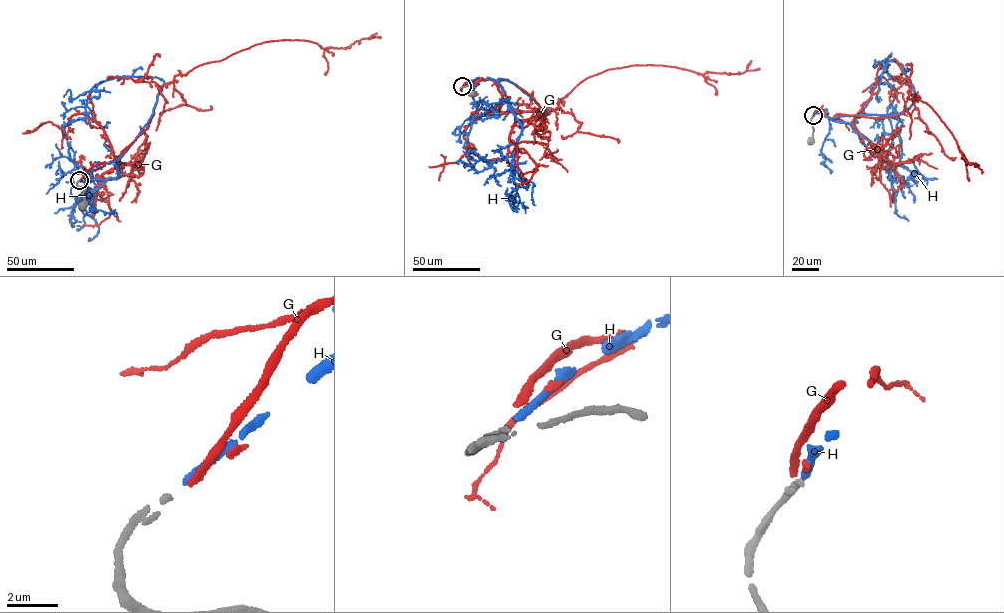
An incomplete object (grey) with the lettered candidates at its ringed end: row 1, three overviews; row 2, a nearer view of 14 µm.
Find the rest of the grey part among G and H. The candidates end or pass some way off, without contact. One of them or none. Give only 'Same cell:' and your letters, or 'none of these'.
Same cell: H

